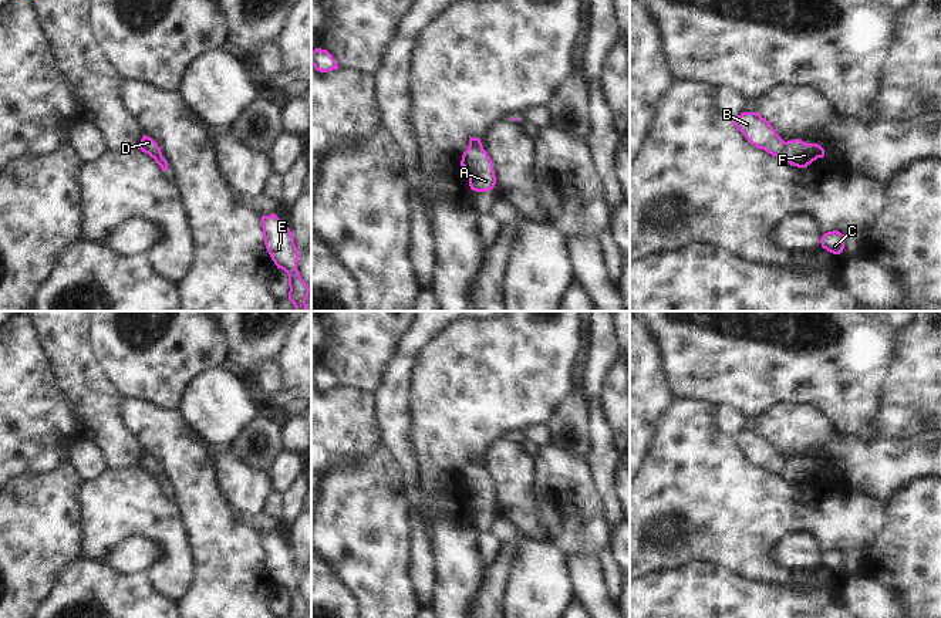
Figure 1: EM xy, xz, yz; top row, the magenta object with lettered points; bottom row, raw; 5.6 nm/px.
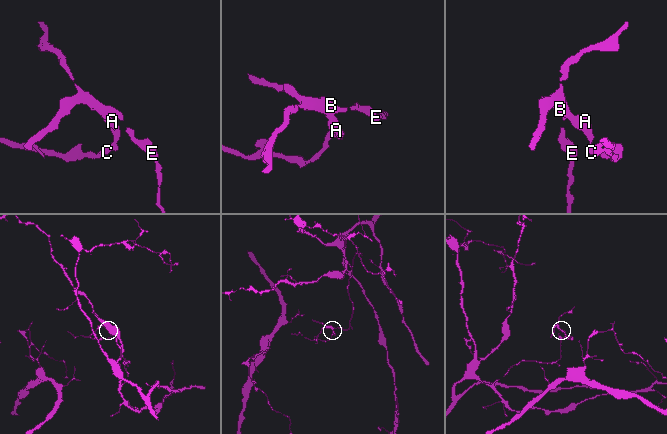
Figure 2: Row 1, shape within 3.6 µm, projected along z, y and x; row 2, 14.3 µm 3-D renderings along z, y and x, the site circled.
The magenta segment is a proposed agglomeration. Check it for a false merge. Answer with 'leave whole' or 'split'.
split

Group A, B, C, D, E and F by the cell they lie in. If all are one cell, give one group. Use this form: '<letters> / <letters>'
A C F / B D E

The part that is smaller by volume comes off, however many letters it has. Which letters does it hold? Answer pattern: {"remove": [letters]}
{"remove": ["A", "C", "F"]}

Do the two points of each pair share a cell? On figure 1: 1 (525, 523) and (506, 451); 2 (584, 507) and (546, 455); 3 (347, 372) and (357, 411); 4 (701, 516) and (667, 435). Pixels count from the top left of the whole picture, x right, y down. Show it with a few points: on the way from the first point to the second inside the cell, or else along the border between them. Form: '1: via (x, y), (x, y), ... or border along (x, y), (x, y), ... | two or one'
1: via (516, 505), (511, 469) | one
2: via (572, 495), (563, 486), (563, 480), (555, 468) | one
3: border along (339, 385), (358, 388), (371, 394) | two
4: via (701, 496), (701, 482), (685, 455) | one

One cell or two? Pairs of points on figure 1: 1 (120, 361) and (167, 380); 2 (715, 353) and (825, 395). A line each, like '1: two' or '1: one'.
1: one
2: one

